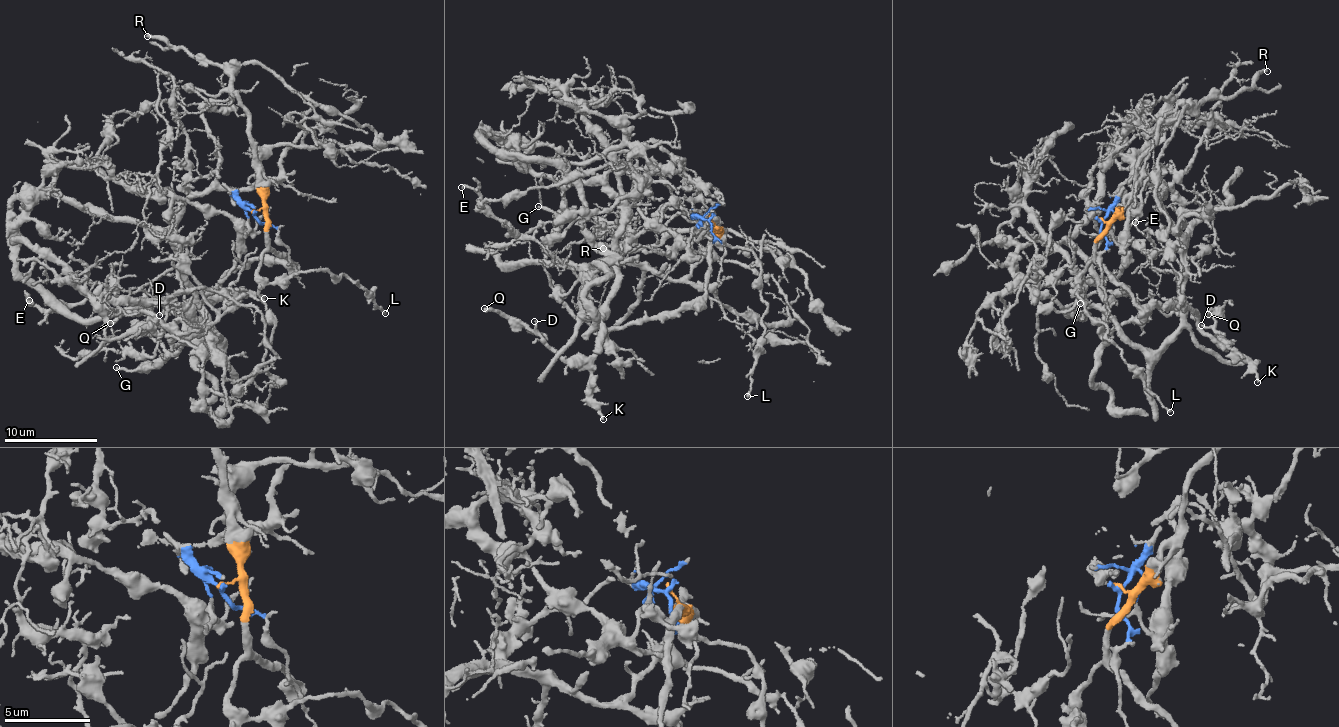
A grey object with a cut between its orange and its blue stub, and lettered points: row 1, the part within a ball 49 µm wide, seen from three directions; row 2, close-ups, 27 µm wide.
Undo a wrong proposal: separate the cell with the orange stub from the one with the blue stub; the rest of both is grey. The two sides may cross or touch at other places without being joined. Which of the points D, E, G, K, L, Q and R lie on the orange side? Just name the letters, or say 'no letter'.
D, K, L, Q, R

